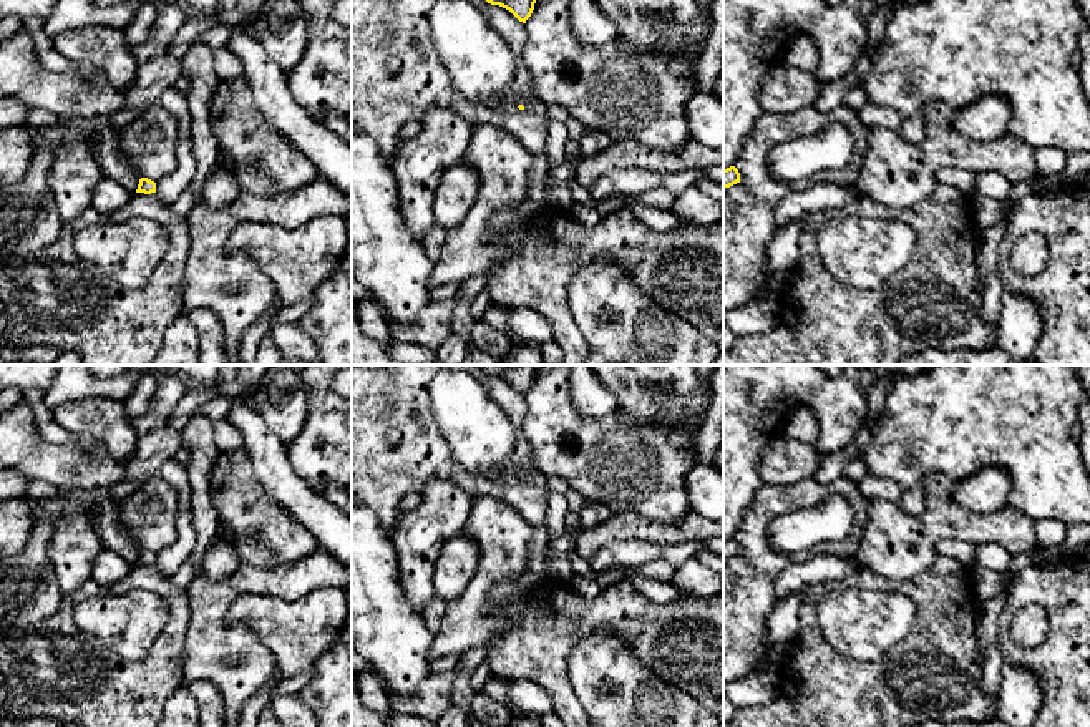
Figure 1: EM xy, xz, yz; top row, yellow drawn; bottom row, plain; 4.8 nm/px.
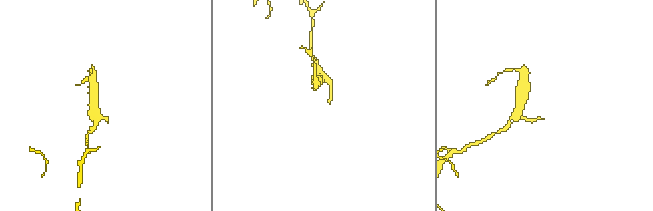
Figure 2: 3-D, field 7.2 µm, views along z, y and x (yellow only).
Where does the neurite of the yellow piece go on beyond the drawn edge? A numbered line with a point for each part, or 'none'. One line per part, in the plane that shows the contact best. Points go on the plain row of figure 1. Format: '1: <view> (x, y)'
none

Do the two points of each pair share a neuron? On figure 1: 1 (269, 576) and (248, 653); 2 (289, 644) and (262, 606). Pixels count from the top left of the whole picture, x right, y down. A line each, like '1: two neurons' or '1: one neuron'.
1: one neuron
2: one neuron

